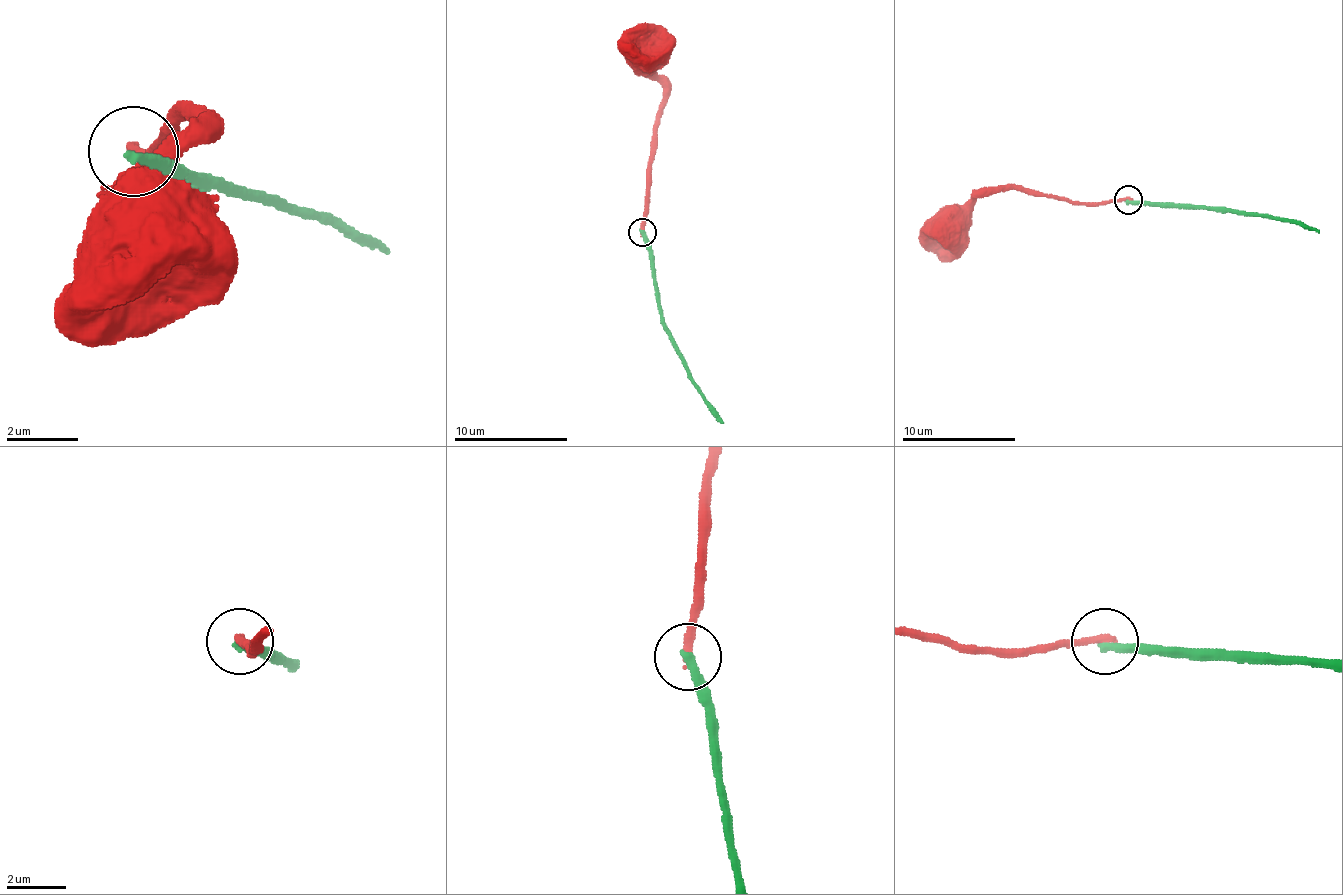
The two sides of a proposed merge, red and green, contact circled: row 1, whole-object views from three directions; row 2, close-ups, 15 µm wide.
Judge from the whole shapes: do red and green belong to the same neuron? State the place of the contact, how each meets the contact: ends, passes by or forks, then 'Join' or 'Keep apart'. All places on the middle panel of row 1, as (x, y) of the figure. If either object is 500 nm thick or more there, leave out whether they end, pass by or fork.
Place: (642, 232). At the ring red ends. At the ring green ends. Keep apart

